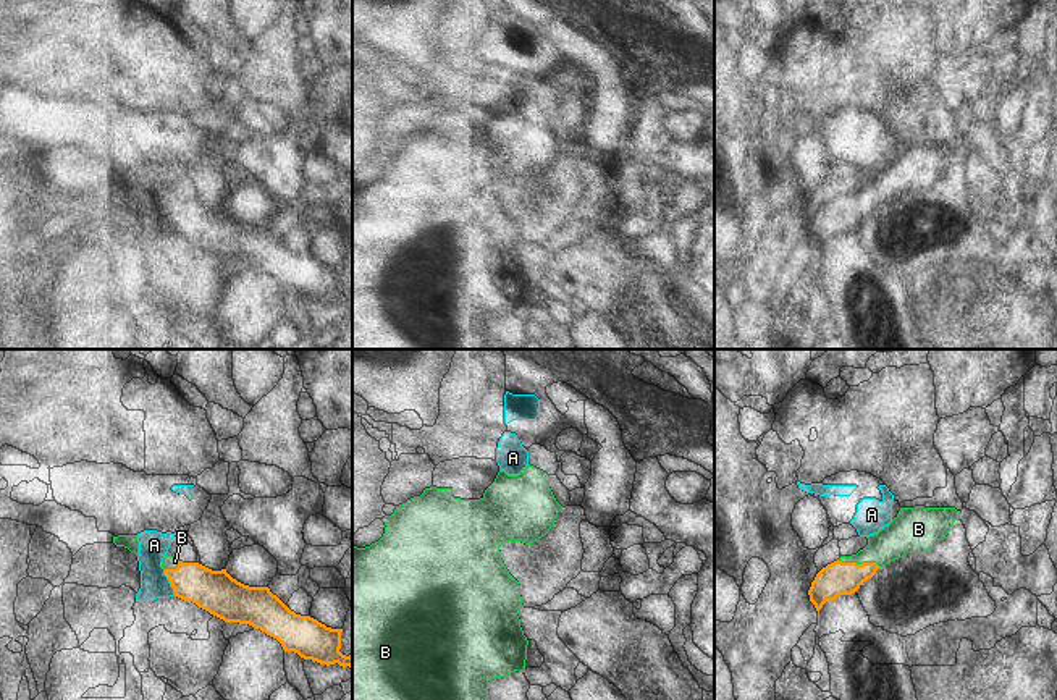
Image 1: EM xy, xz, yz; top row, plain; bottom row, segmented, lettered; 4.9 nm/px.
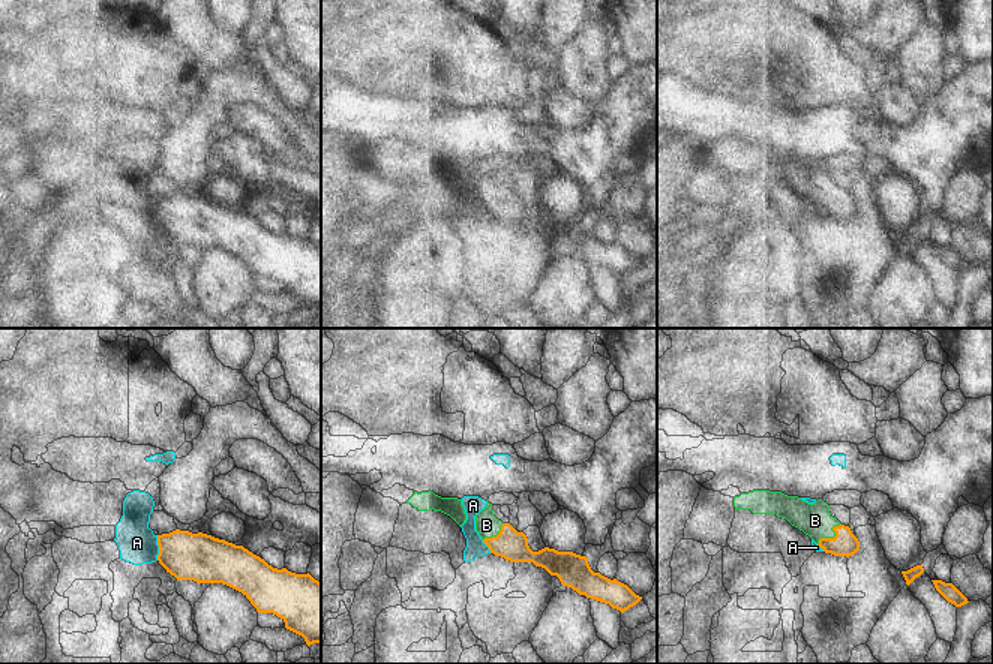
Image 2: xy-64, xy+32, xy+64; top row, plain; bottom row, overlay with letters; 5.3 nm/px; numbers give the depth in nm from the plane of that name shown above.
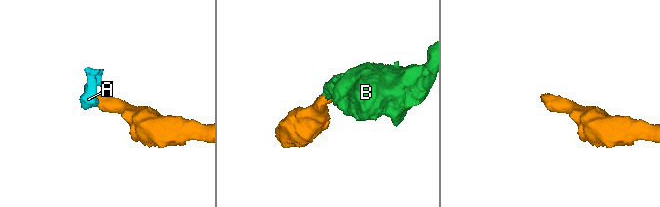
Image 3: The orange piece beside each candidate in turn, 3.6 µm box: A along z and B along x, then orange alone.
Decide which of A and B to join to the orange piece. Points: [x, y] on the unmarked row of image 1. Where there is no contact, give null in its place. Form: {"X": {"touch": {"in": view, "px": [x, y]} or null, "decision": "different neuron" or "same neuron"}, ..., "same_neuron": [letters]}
{"A": {"touch": {"in": "xy", "px": [170, 220]}, "decision": "different neuron"}, "B": {"touch": {"in": "yz", "px": [859, 202]}, "decision": "same neuron"}, "same_neuron": ["B"]}

